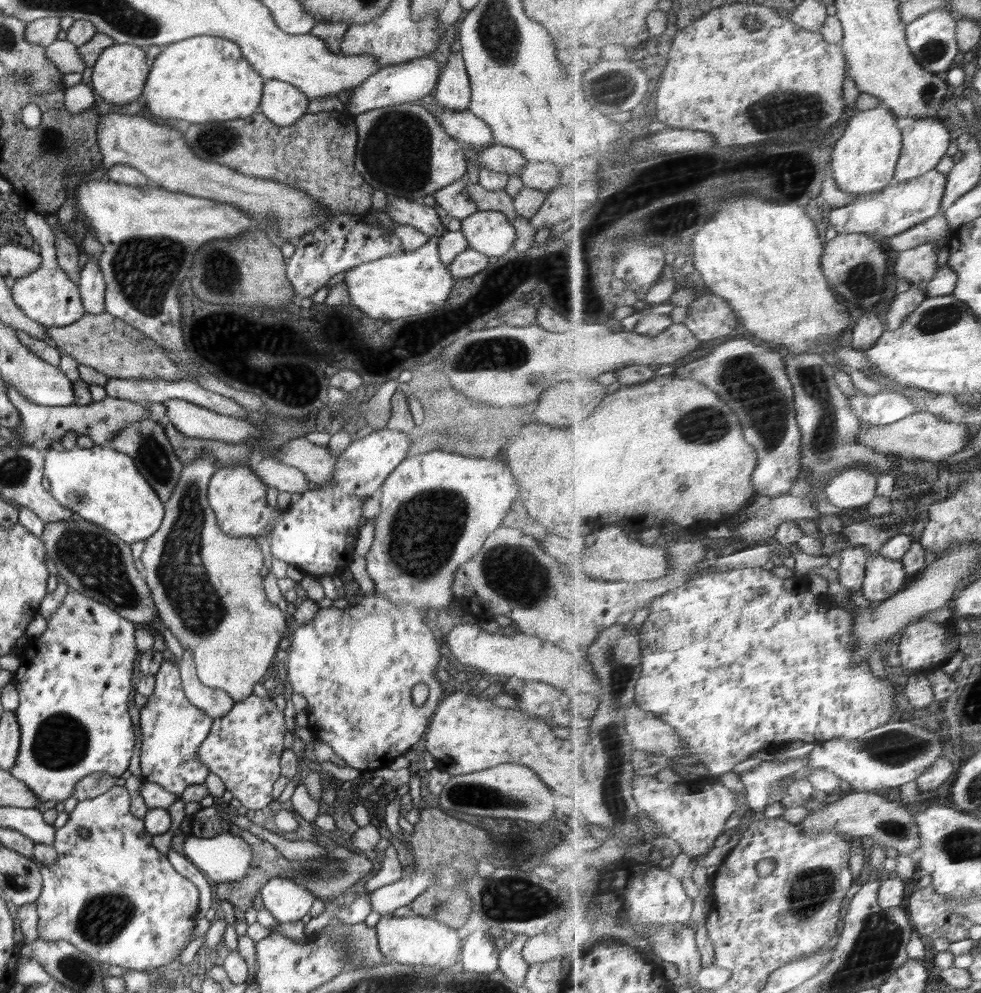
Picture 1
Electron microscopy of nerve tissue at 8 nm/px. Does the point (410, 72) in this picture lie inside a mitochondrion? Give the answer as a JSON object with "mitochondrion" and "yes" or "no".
{"mitochondrion":"no"}

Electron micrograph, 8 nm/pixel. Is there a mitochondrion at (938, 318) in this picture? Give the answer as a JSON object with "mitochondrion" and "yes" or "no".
{"mitochondrion":"yes"}

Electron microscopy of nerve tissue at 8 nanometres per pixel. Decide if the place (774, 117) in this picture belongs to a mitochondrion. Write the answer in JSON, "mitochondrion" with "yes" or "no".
{"mitochondrion":"yes"}

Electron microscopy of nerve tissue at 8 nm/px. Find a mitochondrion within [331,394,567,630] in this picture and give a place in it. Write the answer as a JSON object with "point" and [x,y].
{"point":[423,532]}

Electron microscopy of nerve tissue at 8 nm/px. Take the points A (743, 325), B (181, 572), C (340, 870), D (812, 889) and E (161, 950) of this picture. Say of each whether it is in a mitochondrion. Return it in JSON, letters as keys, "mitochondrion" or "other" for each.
{"A":"other","B":"mitochondrion","C":"mitochondrion","D":"mitochondrion","E":"other"}

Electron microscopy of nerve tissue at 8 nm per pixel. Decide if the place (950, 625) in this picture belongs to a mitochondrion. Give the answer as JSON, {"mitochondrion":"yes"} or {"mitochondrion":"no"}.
{"mitochondrion":"no"}

